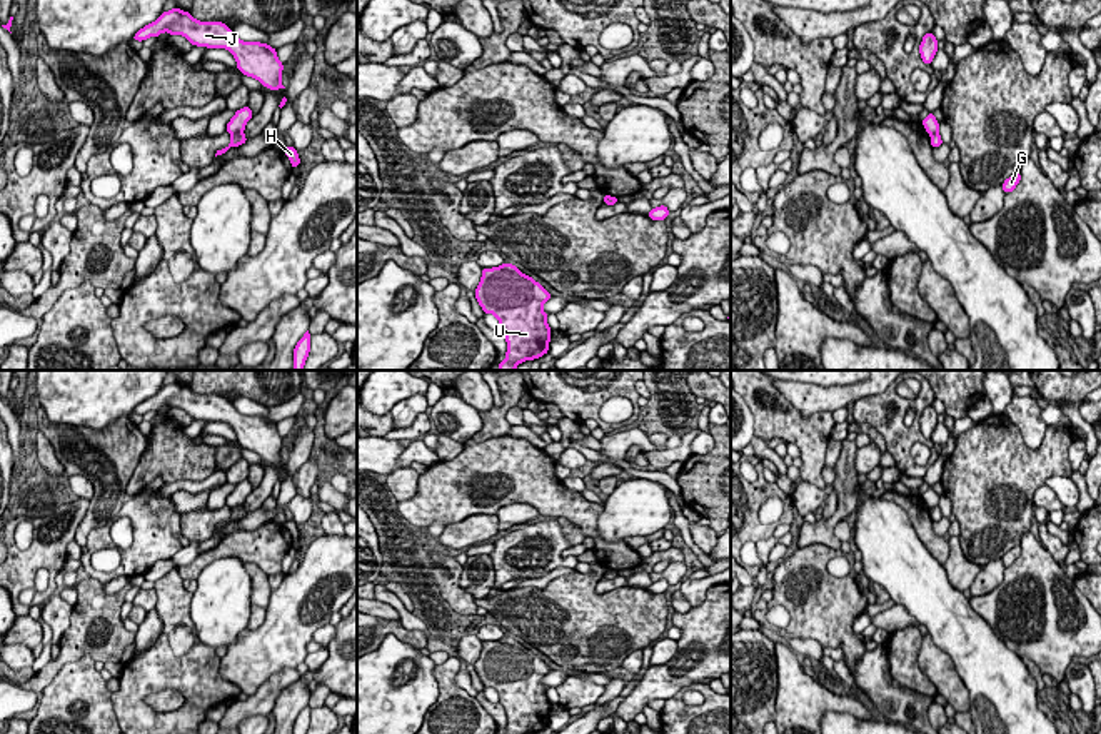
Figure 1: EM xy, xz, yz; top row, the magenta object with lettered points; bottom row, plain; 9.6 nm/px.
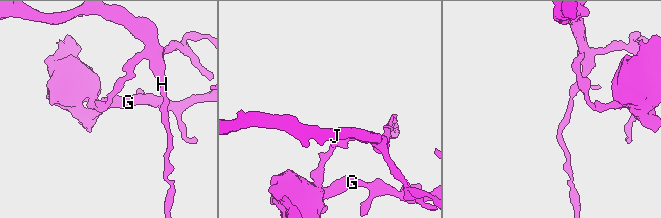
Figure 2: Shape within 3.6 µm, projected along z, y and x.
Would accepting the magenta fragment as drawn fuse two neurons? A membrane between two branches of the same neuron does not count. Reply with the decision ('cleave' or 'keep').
cleave

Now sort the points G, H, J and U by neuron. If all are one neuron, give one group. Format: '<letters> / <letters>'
G U / H J

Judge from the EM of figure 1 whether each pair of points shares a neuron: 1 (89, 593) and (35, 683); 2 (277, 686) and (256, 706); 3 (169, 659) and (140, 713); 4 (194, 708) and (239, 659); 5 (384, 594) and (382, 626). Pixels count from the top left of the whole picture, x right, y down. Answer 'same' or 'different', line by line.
1: same
2: same
3: same
4: different
5: different

